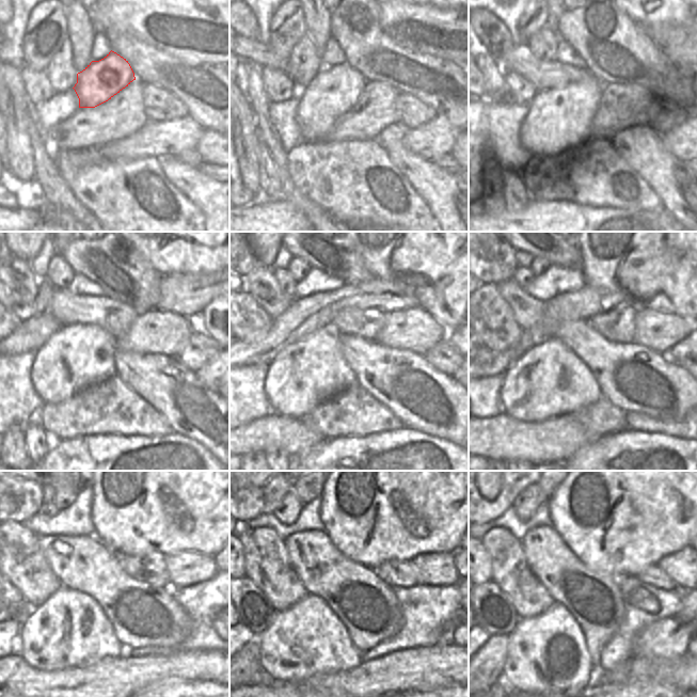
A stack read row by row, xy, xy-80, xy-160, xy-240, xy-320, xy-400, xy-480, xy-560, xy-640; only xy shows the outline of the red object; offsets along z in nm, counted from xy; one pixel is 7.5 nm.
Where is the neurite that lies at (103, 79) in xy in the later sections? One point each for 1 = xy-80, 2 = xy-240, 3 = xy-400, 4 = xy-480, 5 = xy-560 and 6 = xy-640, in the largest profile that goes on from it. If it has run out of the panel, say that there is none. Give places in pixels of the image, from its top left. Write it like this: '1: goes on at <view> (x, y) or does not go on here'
1: goes on at xy-80 (334, 90)
2: goes on at xy-240 (78, 355)
3: goes on at xy-400 (549, 380)
4: goes on at xy-480 (69, 630)
5: goes on at xy-560 (306, 638)
6: goes on at xy-640 (547, 654)

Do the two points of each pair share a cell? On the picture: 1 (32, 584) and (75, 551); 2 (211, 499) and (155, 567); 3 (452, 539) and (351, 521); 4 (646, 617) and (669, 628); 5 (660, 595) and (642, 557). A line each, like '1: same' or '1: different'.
1: different
2: different
3: same
4: different
5: different

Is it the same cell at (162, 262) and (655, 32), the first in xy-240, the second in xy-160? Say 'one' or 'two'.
two

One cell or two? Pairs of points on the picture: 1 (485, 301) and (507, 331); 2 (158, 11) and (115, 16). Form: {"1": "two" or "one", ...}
{"1": "one", "2": "one"}

